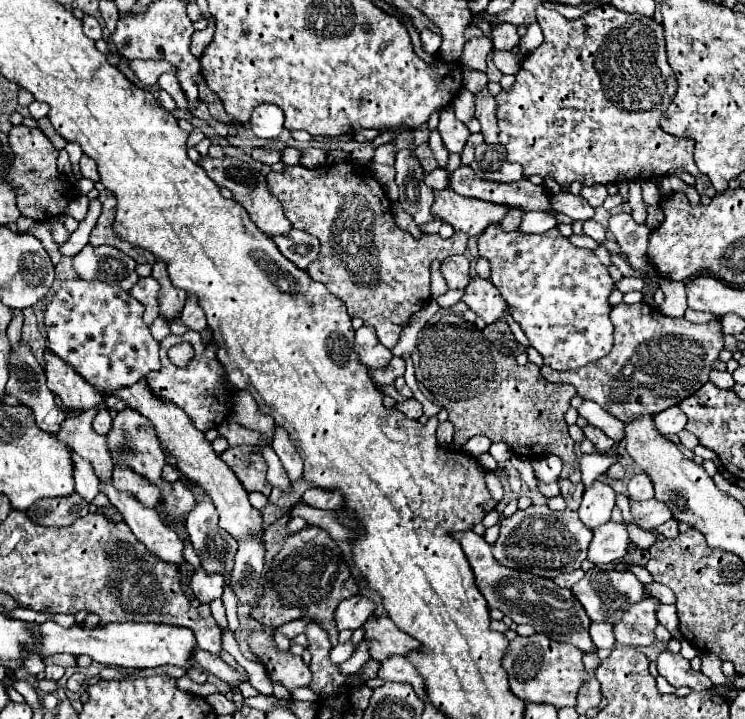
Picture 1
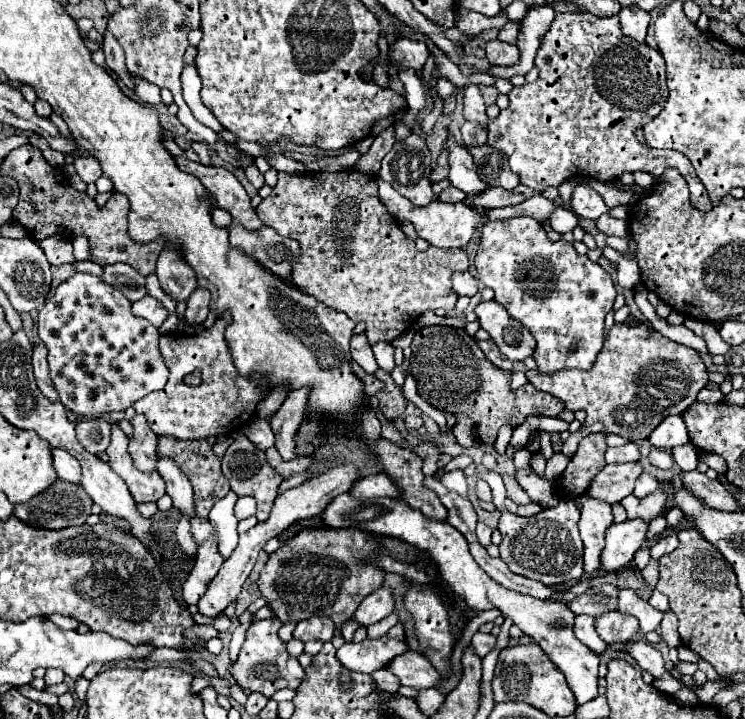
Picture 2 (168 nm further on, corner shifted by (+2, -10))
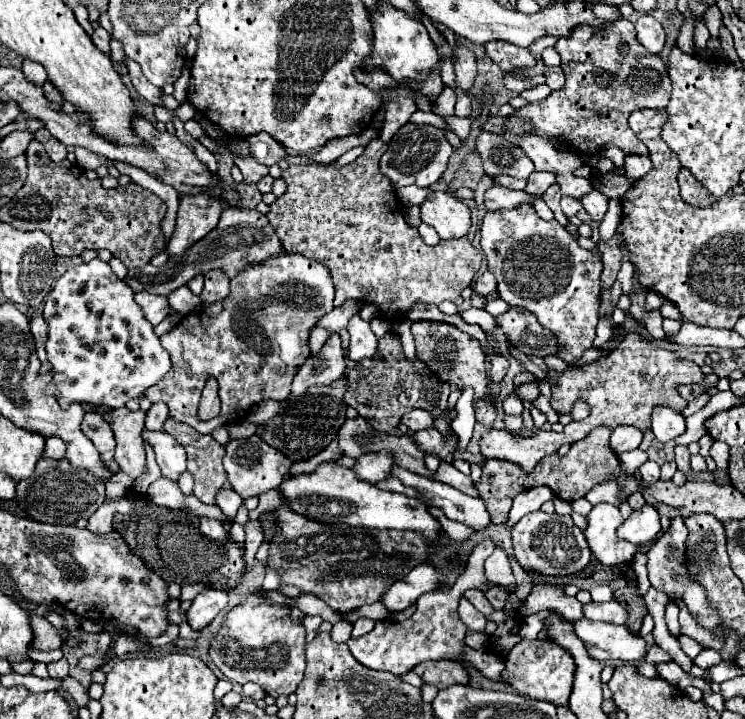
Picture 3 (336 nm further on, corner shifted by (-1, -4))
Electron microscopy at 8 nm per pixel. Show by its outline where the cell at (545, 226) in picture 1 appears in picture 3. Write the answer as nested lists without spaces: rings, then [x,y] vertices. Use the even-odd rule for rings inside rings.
[[[562,197],[560,205],[562,205],[562,211],[566,217],[574,217],[582,209],[582,203],[578,199],[572,199],[572,197]]]

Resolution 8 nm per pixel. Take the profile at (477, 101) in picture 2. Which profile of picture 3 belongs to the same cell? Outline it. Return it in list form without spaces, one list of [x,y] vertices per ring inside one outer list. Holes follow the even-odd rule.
[[[458,45],[456,53],[458,53],[458,61],[454,65],[454,71],[456,71],[456,87],[462,89],[462,91],[466,91],[466,93],[470,93],[472,83],[474,83],[474,77],[476,77],[476,57],[464,45]]]

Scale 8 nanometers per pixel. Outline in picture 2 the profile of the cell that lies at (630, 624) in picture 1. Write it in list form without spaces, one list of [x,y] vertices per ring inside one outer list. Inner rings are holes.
[[[619,611],[599,615],[595,619],[595,629],[605,643],[623,643],[623,639],[639,639],[639,621]]]

